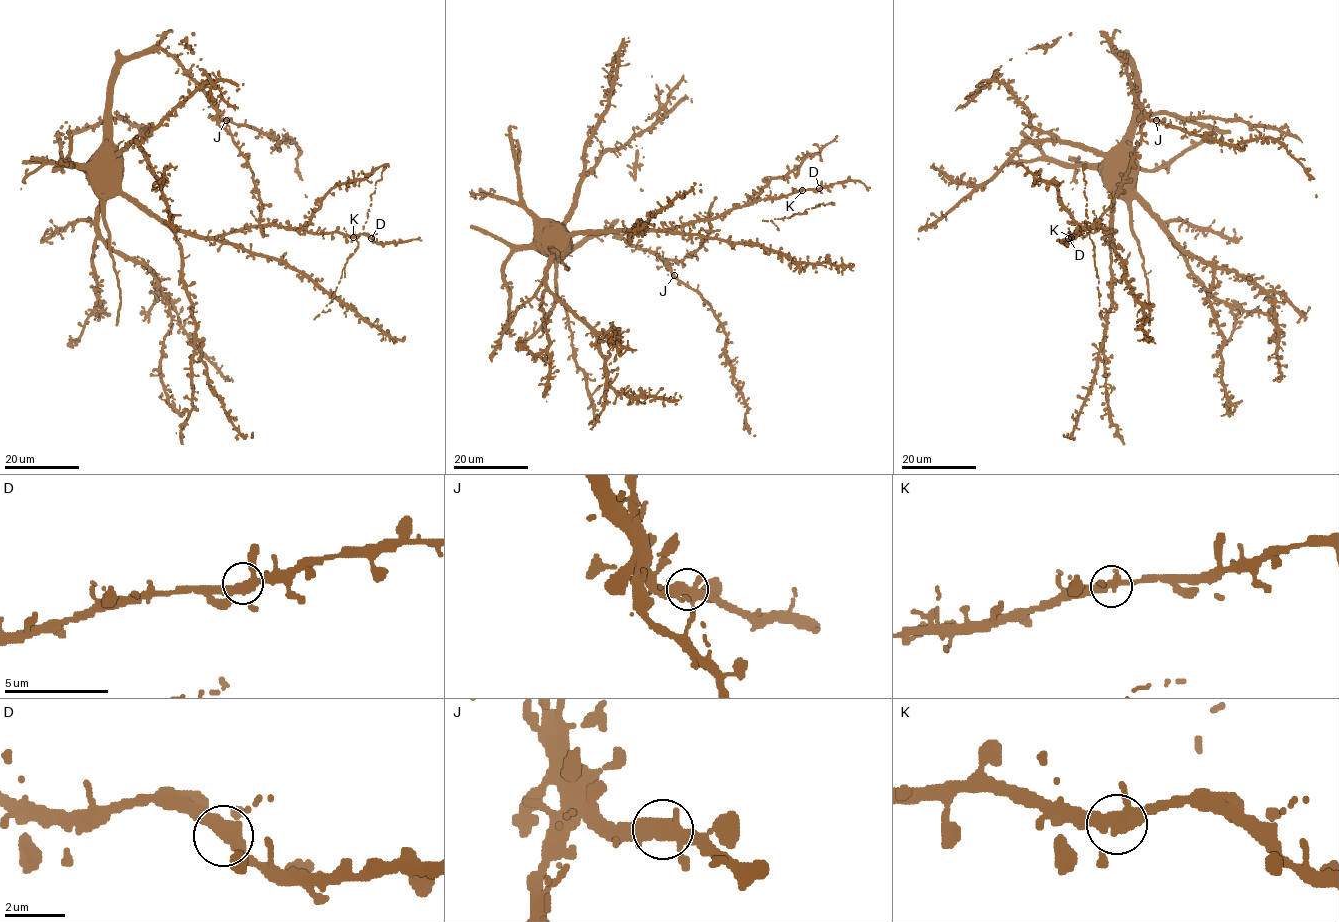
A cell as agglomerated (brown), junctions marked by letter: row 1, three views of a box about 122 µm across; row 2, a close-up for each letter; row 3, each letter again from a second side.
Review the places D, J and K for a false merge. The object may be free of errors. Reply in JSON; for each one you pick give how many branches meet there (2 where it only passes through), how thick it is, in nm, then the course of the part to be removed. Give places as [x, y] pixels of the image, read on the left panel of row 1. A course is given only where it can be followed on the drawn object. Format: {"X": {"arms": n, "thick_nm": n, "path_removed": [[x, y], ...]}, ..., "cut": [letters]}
{"cut": []}

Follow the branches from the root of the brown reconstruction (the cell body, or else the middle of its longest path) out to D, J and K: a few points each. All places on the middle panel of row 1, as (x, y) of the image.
D: (547, 246), (566, 235), (665, 231), (715, 219), (762, 199), (776, 199), (819, 188)
J: (547, 246), (544, 254), (554, 251), (565, 256), (595, 236), (616, 233), (629, 244), (650, 250), (674, 275)
K: (547, 246), (566, 235), (665, 231), (715, 219), (762, 199), (776, 199), (801, 191)

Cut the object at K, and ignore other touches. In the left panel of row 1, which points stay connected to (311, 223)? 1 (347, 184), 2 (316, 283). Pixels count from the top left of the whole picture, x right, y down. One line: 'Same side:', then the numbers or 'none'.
Same side: 1, 2

